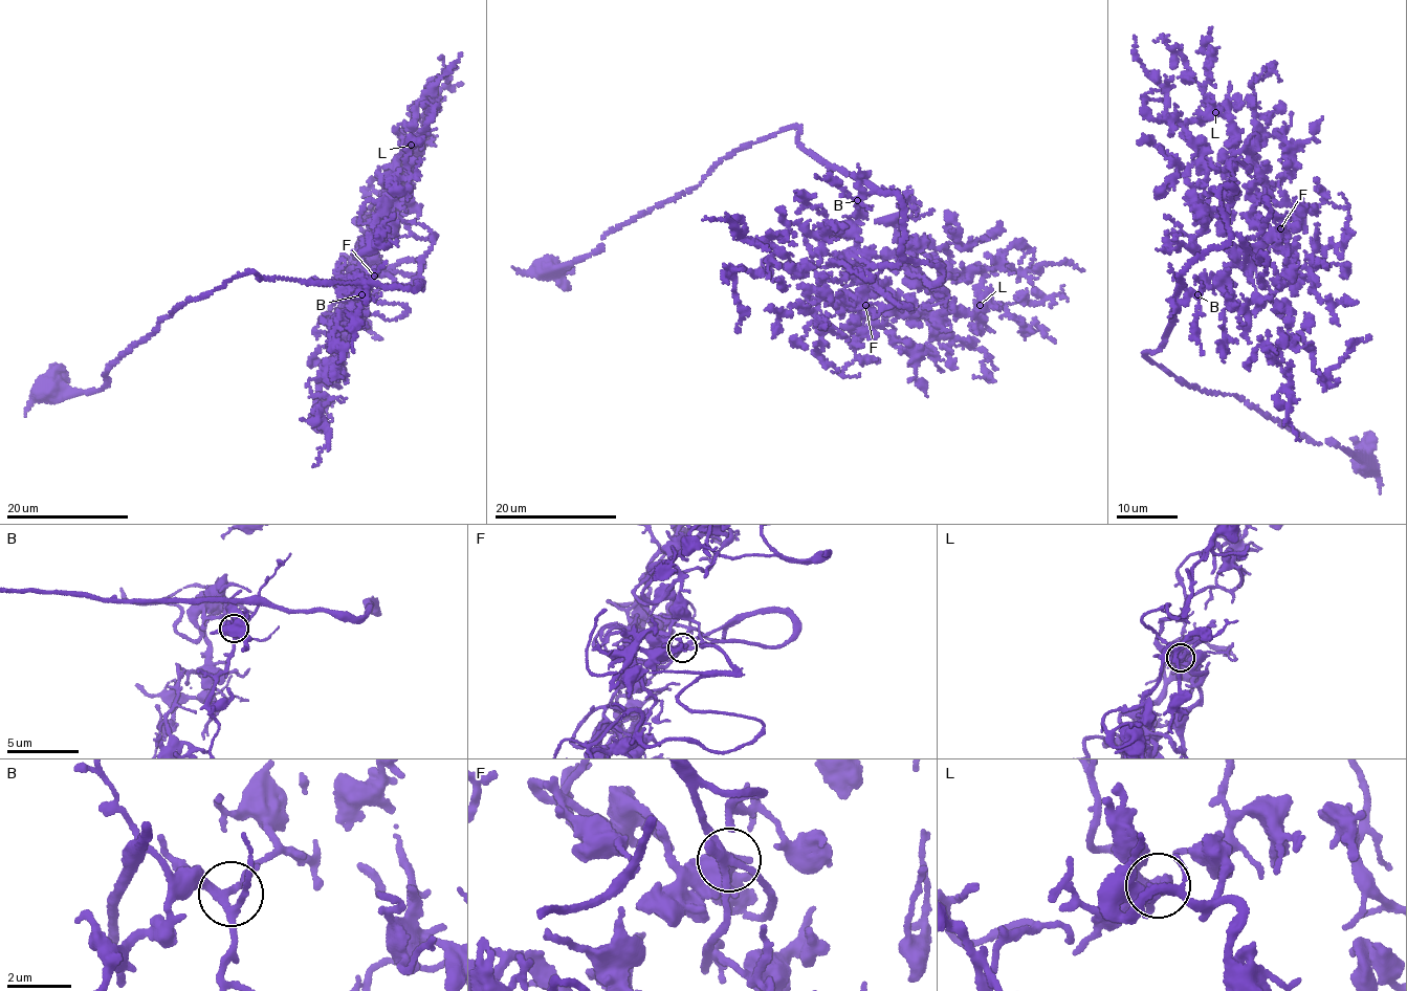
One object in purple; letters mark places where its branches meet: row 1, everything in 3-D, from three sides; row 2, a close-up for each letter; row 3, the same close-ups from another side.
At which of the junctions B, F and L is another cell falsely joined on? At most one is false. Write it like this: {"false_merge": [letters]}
{"false_merge": []}

